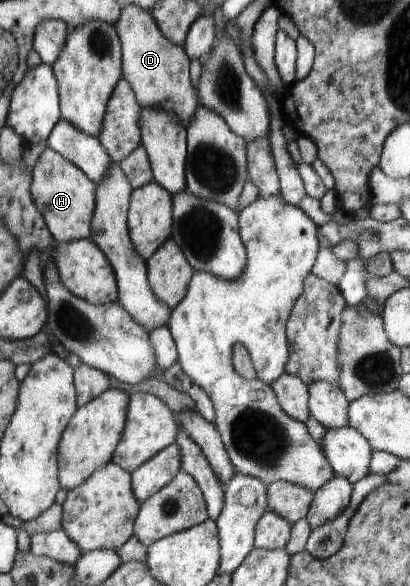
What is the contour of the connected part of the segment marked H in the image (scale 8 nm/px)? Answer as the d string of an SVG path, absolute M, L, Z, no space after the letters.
M47 147L39 156L33 168L33 181L30 182L30 196L40 210L44 224L56 243L90 239L90 222L96 208L96 183L73 162Z

